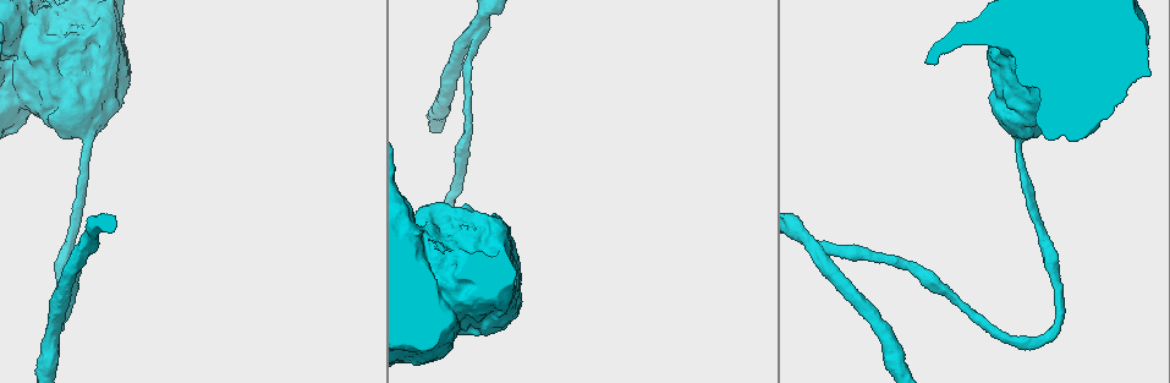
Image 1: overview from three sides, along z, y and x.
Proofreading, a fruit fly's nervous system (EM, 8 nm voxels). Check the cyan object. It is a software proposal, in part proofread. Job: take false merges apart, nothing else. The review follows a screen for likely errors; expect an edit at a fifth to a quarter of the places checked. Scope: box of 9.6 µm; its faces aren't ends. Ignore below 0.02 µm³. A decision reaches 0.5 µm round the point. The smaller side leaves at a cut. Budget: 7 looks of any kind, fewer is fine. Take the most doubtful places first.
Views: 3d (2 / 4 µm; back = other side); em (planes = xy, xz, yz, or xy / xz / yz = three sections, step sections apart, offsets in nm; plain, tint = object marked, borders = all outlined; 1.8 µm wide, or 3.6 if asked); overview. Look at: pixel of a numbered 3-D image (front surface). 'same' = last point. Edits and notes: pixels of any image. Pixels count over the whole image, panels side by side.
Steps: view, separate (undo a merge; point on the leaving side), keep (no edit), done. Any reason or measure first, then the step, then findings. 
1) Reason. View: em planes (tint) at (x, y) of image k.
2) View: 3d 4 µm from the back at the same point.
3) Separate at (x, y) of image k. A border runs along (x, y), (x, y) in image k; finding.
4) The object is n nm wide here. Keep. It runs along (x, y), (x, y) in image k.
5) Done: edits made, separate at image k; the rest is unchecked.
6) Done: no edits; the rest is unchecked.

Abrupt turn. View: em yz step 8 (tint) at (829, 253) of image 1.

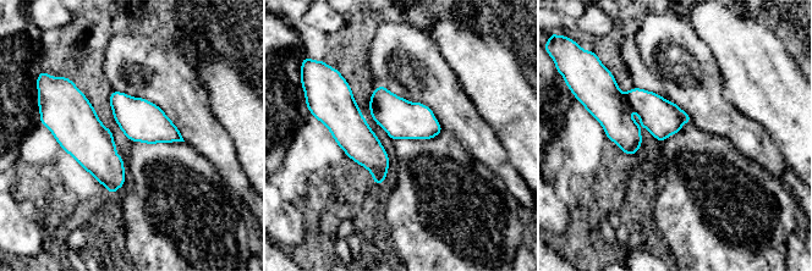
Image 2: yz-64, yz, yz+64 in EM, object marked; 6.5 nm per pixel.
Cut it another way. View: em planes (tint) at the same point.

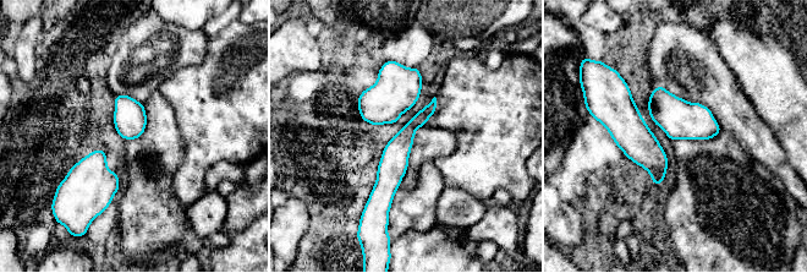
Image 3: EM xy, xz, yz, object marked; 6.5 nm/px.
Keep. It runs along (433, 104), (397, 148), (380, 205) in image 3; continuous, no second neuron.

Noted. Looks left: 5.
Calibre changes. View: 3d 4 µm at (435, 351) of image 1.

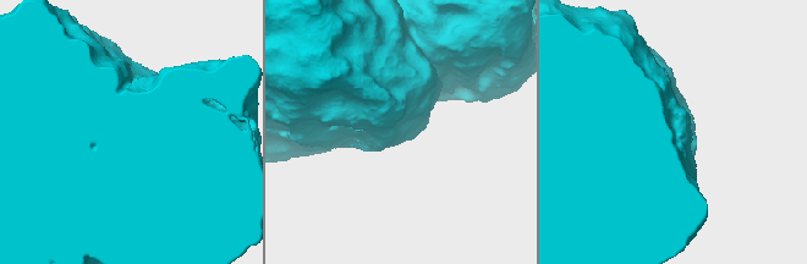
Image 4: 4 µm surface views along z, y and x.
View: em 3.6 µm yz step 4 (tint) at (397, 130) of image 4.

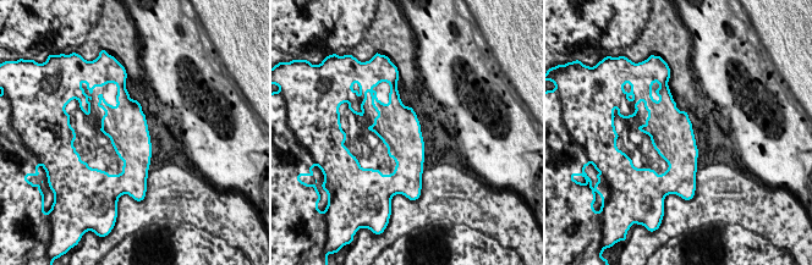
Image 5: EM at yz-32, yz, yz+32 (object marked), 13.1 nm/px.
The object is 550 nm wide here. Keep. One neuron here.

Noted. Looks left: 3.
Calibre changes. View: em 3.6 µm planes (borders) at (471, 269) of image 1.

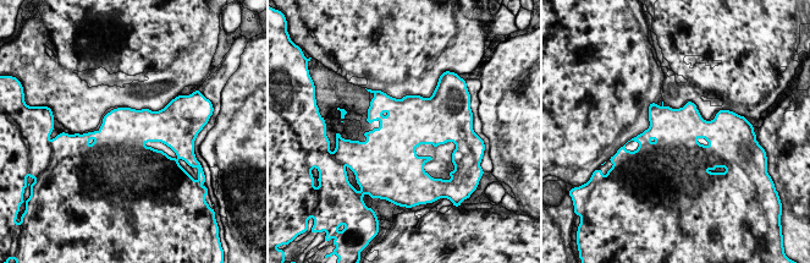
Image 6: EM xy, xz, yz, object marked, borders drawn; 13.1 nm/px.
Keep. Continuous, no second neuron.

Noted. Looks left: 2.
Done: no edits; the rest is unchecked.

